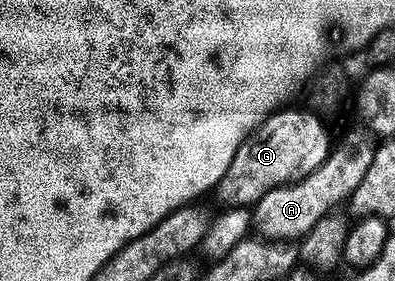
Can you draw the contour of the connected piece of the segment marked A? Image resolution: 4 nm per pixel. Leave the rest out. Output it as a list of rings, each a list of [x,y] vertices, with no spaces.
[[[360,127],[349,130],[340,141],[338,138],[334,142],[331,153],[325,163],[317,167],[317,171],[261,195],[261,199],[253,206],[254,228],[267,239],[302,239],[313,223],[317,223],[317,219],[350,198],[361,179],[365,179],[365,171],[369,171],[369,163],[373,163],[376,148],[377,141],[370,129]]]

